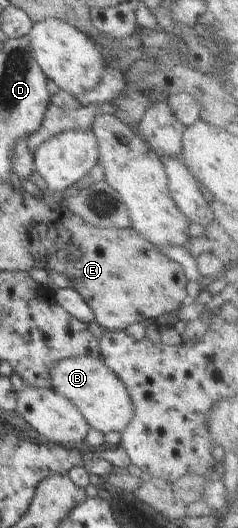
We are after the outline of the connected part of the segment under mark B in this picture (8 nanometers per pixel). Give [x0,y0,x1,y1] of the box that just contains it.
[52,356,134,433]

